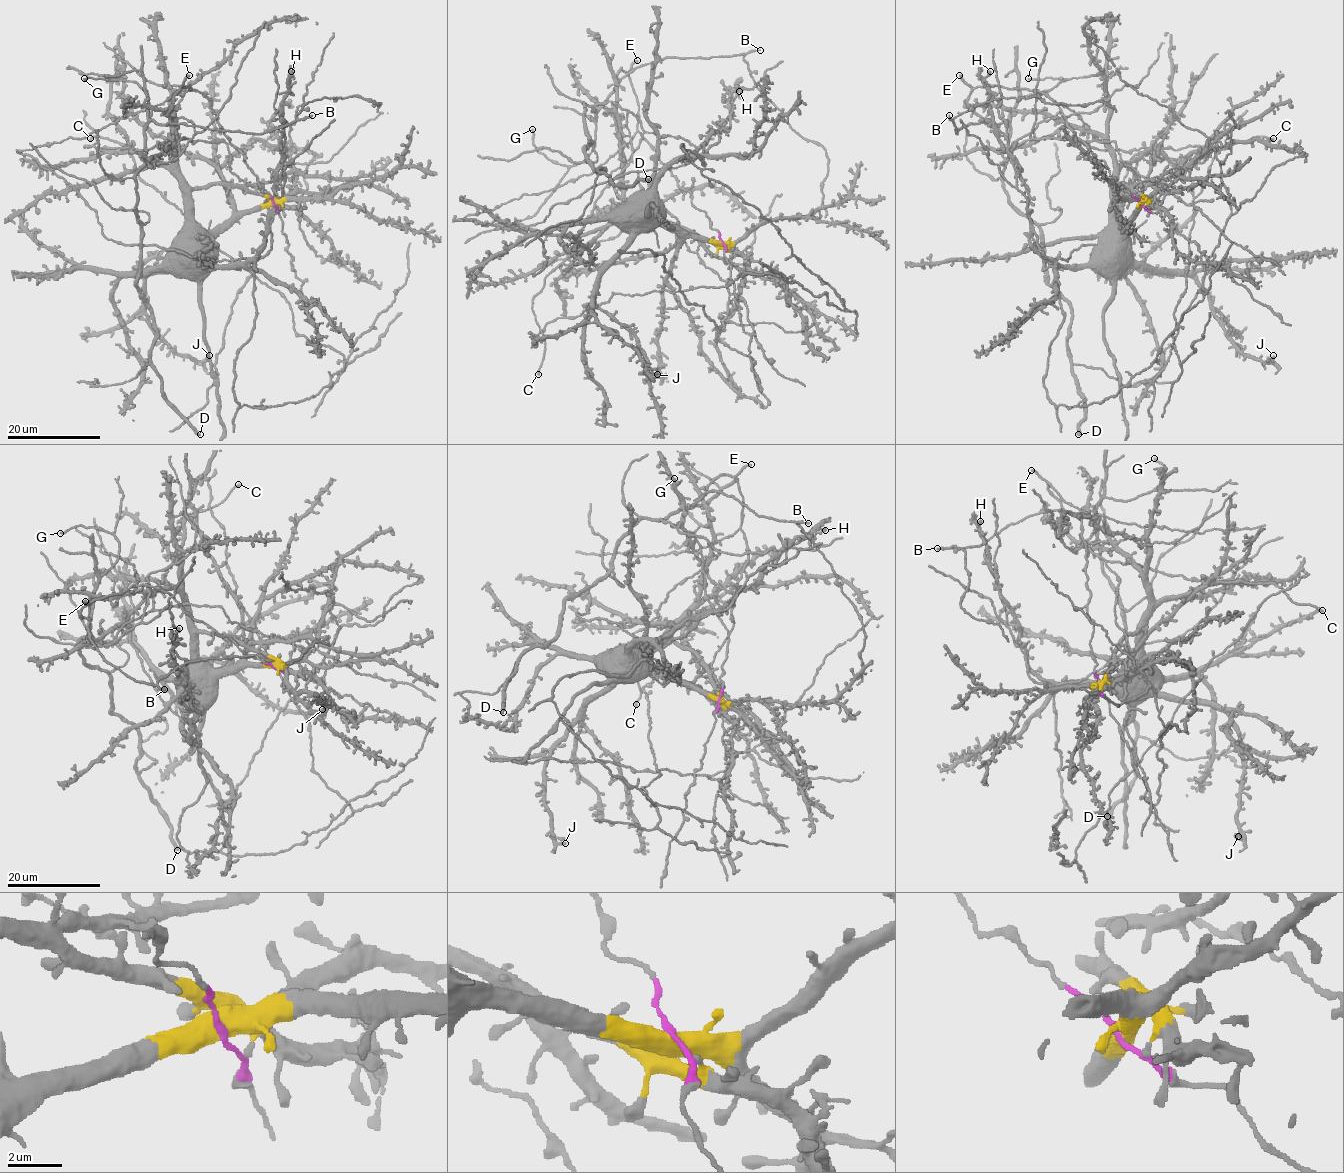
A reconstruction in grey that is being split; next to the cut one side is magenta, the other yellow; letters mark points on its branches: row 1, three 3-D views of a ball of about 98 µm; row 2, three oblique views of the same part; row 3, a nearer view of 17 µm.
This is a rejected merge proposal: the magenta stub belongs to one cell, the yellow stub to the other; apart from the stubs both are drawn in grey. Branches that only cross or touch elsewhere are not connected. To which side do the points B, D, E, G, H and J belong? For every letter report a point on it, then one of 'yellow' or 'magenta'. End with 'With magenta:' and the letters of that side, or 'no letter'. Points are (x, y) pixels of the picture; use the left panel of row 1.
B: (312, 115) | magenta
D: (200, 434) | magenta
E: (189, 75) | magenta
G: (84, 78) | magenta
H: (291, 71) | yellow
J: (209, 355) | yellow
With magenta: B, D, E, G

